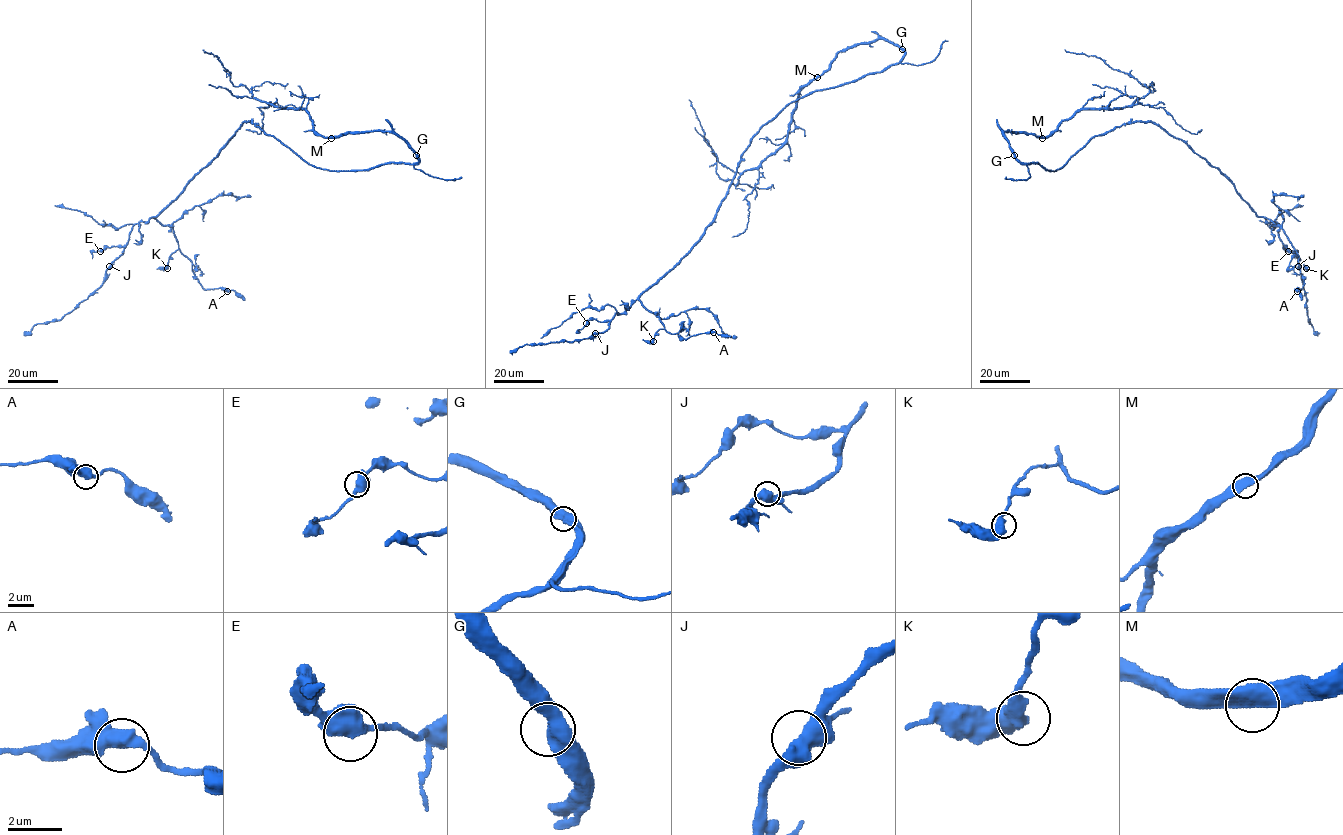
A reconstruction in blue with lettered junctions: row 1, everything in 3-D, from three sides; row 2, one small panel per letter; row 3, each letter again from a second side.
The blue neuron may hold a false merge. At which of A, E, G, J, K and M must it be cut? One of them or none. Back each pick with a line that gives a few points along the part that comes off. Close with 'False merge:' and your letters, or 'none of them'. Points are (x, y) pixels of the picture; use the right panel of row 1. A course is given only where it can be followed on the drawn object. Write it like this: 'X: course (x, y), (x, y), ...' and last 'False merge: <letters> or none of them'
False merge: none of them

